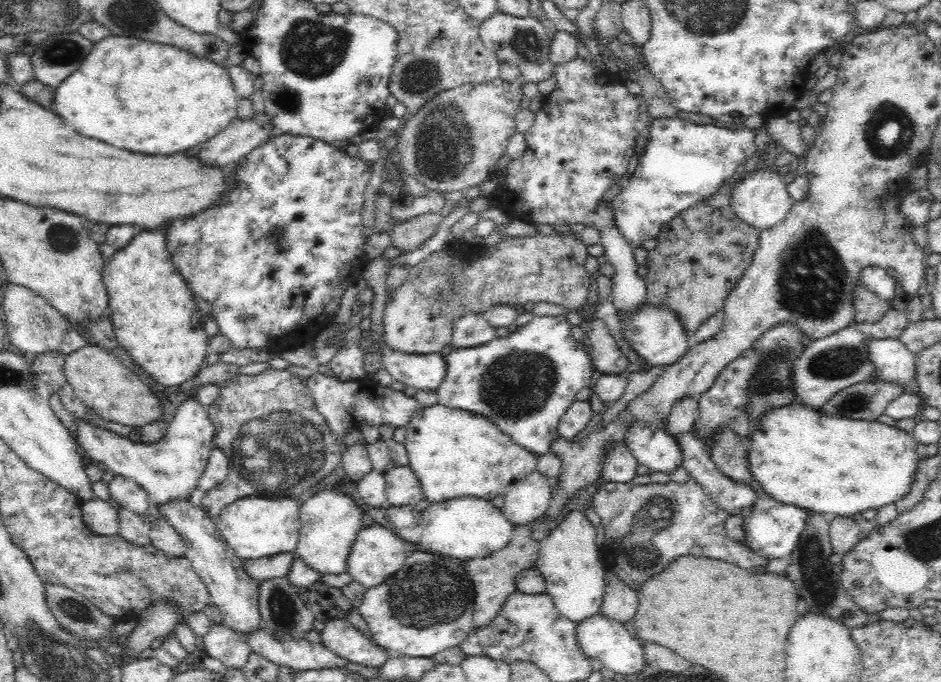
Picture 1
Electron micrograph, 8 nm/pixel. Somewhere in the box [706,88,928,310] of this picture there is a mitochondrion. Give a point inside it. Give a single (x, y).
(889, 133)

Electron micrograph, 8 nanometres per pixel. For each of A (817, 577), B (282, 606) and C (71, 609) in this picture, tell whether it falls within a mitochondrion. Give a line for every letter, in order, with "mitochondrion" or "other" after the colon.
A: mitochondrion
B: mitochondrion
C: mitochondrion

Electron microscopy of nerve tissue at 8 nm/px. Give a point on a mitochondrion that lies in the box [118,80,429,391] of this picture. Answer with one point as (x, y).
(288, 101)

